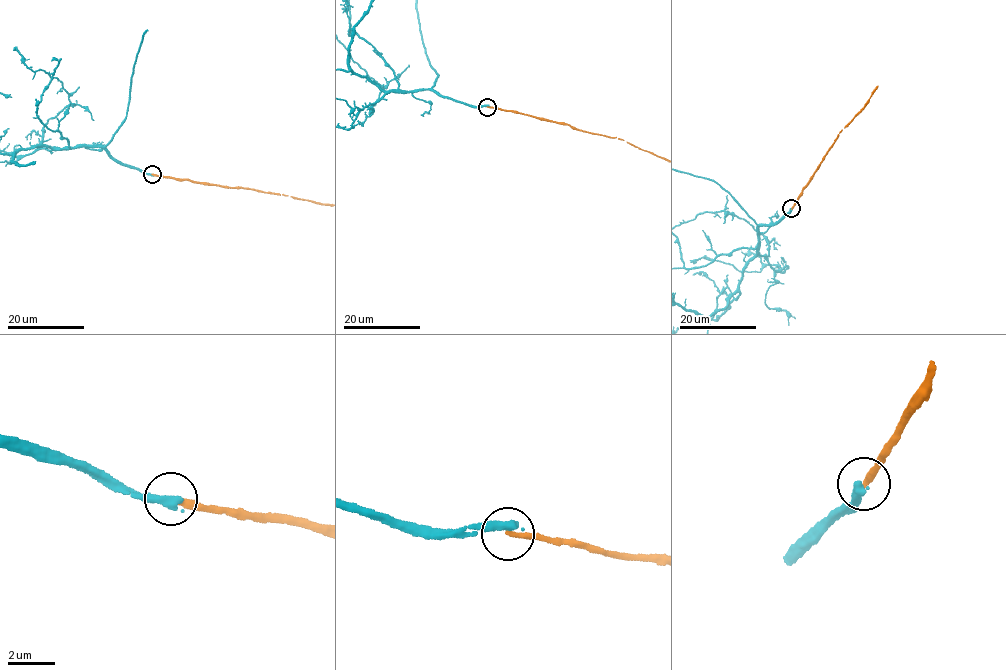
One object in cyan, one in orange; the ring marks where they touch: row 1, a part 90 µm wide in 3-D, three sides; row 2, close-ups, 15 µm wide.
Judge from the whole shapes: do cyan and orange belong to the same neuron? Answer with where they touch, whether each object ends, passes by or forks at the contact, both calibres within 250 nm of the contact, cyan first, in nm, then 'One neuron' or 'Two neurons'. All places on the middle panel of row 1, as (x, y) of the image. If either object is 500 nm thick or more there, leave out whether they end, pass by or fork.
Place: (487, 107). At the ring cyan ends. At the ring orange ends. Thickness 440 nm (cyan) against 220 nm. Two neurons

